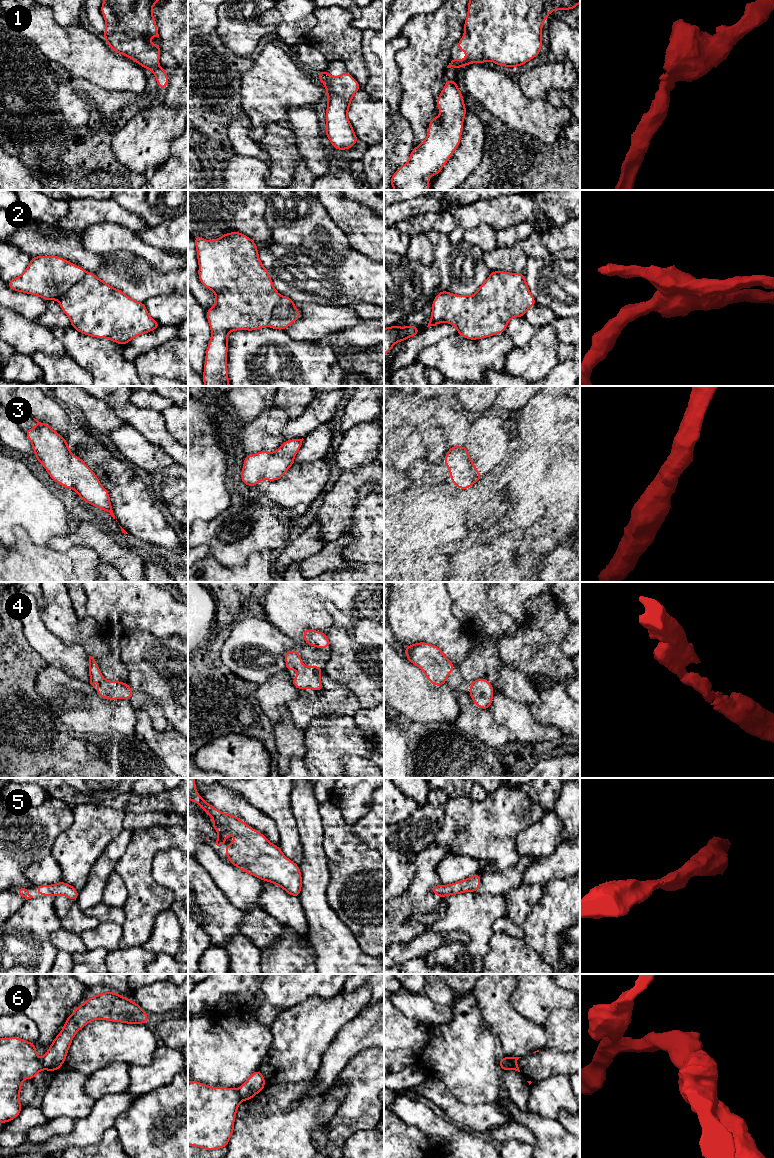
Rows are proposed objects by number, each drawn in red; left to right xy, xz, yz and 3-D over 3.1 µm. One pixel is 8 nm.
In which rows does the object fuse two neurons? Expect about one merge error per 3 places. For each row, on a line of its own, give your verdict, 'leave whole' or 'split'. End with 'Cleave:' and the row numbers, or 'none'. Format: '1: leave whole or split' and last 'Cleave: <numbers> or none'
1: leave whole
2: split
3: leave whole
4: leave whole
5: leave whole
6: split
Cleave: 2, 6

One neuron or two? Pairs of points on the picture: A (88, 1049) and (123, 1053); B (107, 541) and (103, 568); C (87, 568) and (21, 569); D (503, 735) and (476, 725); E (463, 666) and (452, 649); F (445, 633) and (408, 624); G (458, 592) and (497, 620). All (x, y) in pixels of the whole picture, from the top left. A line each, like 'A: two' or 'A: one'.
A: one
B: two
C: one
D: one
E: two
F: one
G: one

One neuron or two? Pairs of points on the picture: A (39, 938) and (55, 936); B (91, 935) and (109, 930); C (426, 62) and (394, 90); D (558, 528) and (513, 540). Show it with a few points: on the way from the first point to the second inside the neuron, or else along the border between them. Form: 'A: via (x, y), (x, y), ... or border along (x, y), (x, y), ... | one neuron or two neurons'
A: border along (52, 931), (49, 939) | two neurons
B: via (95, 935), (105, 934) | one neuron
C: border along (395, 61), (400, 73), (401, 99), (398, 107) | two neurons
D: via (547, 533), (543, 537), (524, 540) | one neuron

